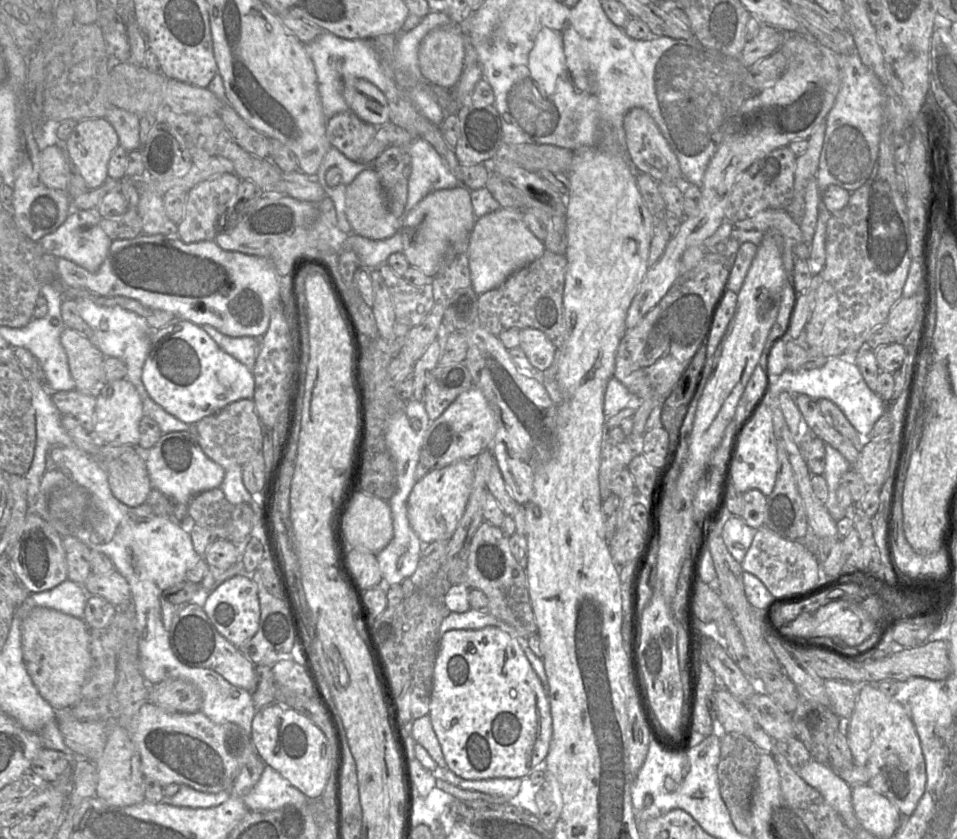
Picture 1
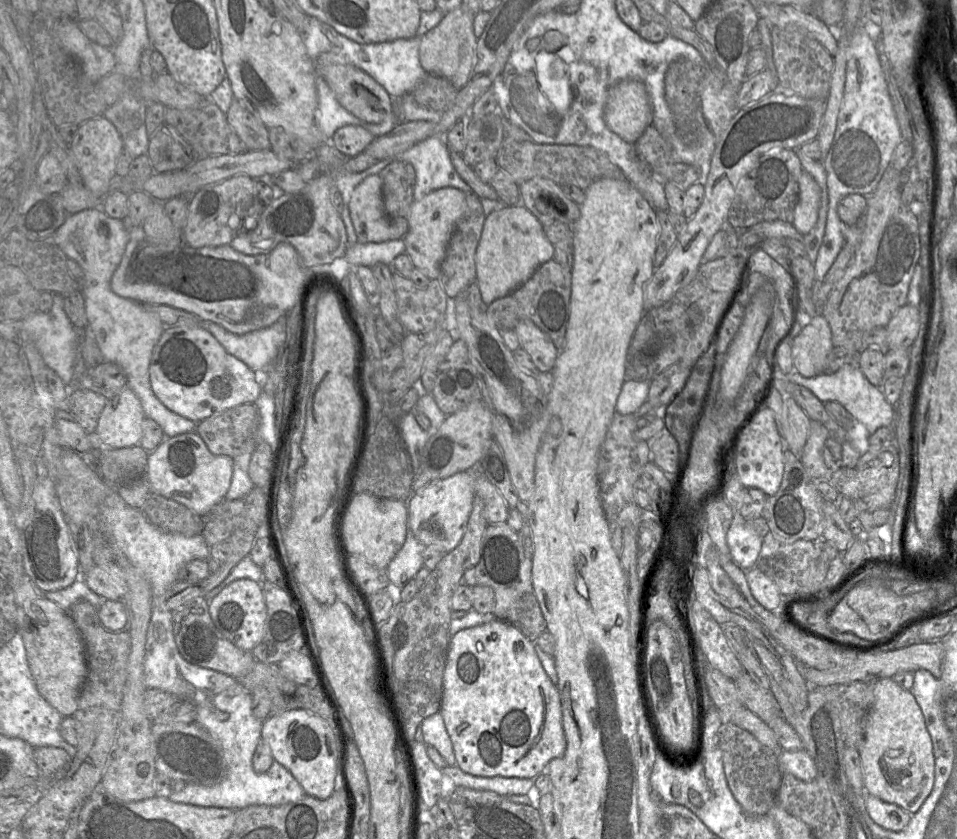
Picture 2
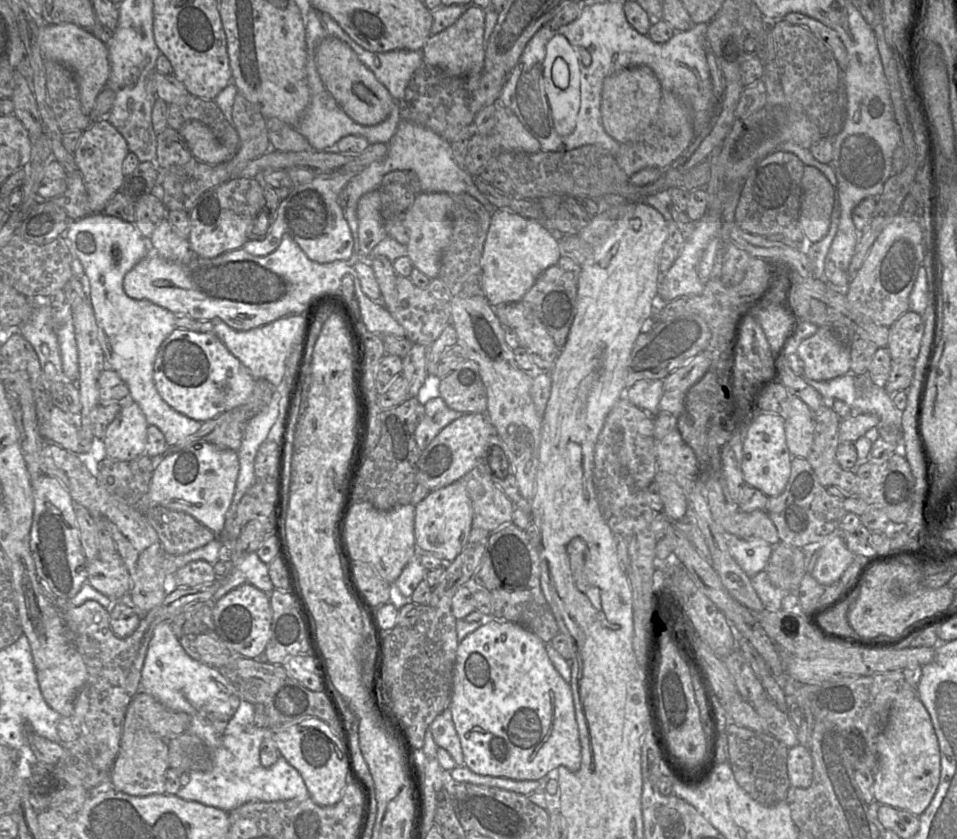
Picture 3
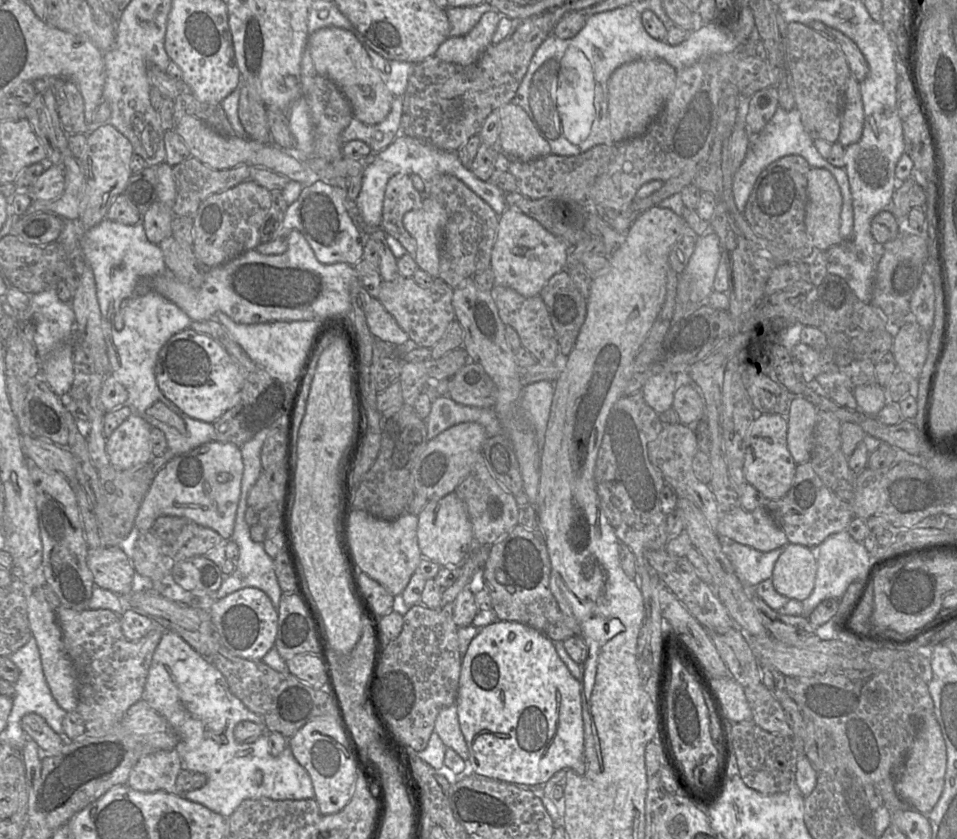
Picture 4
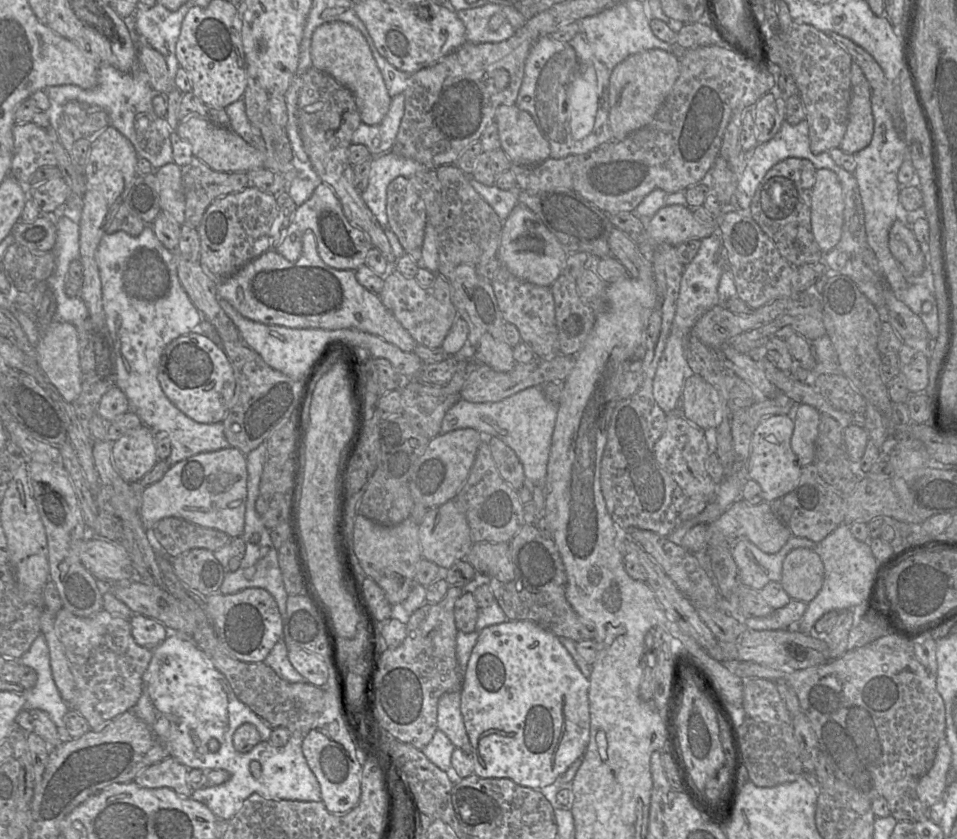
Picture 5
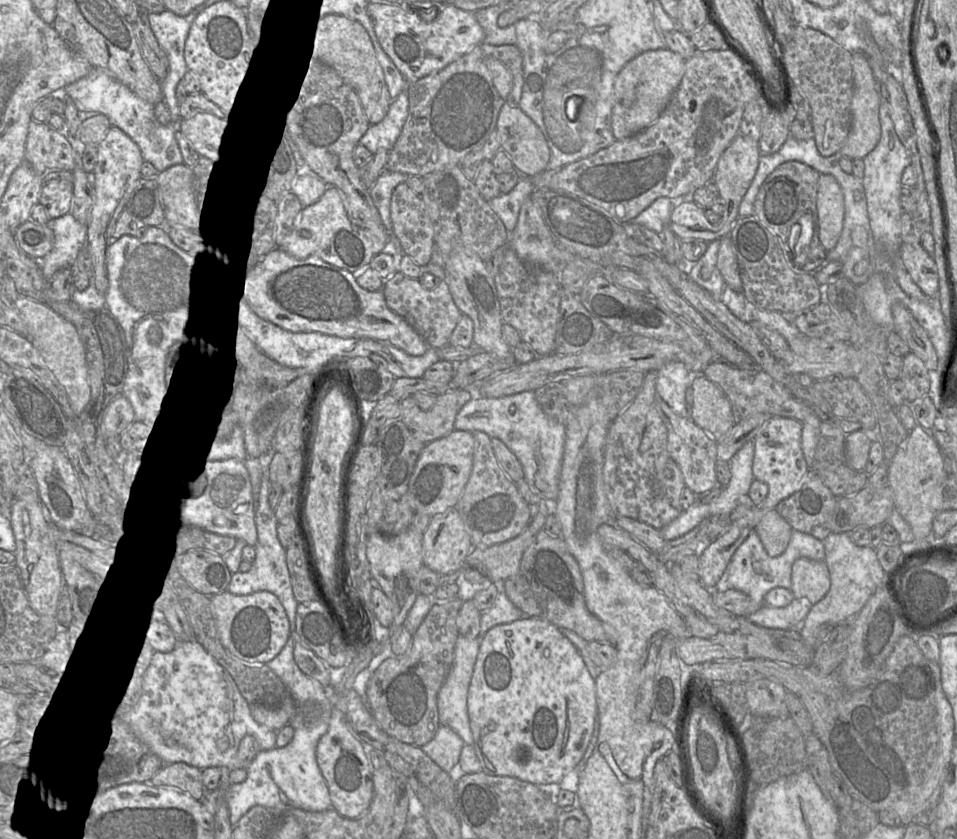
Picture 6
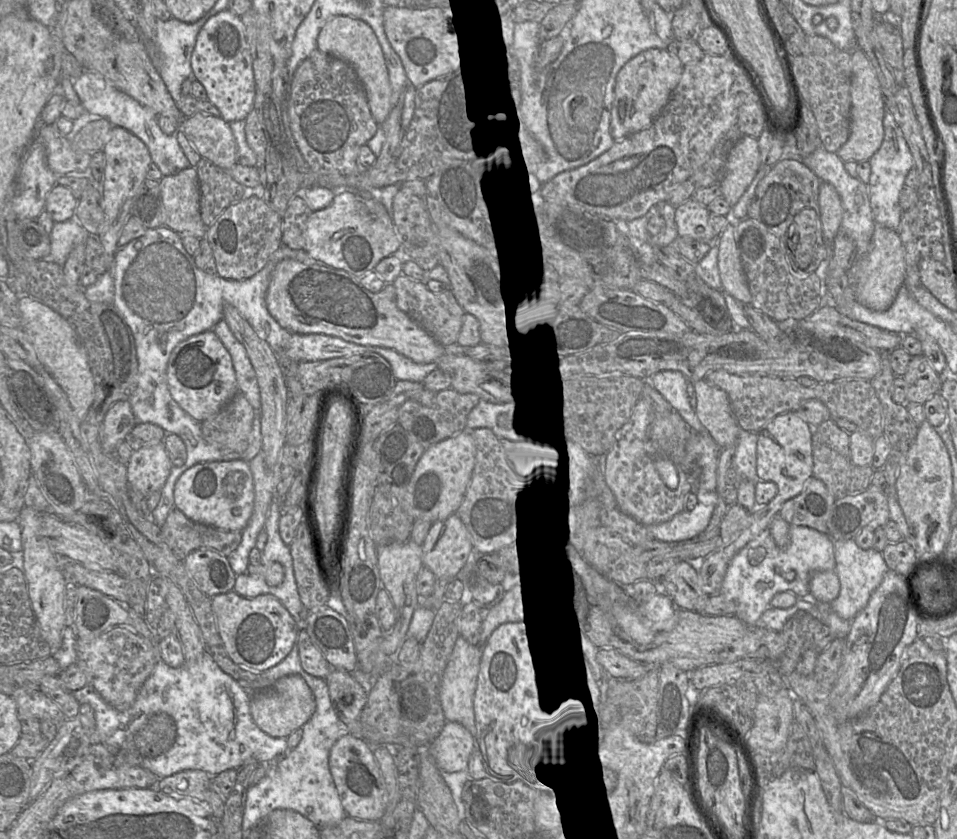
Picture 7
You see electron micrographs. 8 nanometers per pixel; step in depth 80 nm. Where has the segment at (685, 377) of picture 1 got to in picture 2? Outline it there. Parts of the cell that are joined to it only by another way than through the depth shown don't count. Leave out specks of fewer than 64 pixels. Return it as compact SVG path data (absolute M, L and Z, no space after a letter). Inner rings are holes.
M713 344L699 357L692 367L690 376L683 390L665 408L665 428L676 438L679 443L681 456L685 456L687 452L689 454L691 452L692 439L707 402L714 371L718 367L719 364L717 364L717 354Z

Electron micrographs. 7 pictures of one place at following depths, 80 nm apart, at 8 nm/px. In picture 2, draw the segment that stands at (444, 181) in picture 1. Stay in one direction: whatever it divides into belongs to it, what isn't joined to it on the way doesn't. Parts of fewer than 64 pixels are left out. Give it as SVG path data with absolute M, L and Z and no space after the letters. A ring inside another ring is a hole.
M431 136L419 141L394 159L410 163L415 170L414 200L447 187L472 194L470 186L453 166L450 149L443 136Z

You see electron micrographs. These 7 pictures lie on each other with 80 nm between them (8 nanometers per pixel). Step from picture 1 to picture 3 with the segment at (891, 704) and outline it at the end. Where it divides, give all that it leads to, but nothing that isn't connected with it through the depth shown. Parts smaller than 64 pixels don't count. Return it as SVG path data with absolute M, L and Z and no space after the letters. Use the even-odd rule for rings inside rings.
M900 691L893 700L888 722L879 735L878 765L872 792L881 805L920 816L931 803L940 782L941 754L929 712L912 691Z

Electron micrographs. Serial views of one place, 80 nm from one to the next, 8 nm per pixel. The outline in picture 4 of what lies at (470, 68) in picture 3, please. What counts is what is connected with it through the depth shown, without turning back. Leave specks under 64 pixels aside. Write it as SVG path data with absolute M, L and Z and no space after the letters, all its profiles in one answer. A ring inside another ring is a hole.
M495 10L484 13L479 22L467 34L457 37L449 36L438 47L434 56L446 62L464 66L477 62L492 44L491 39L501 16Z

